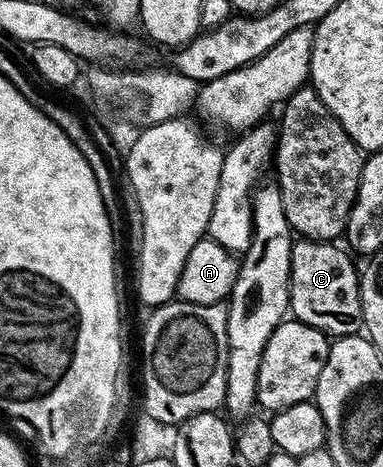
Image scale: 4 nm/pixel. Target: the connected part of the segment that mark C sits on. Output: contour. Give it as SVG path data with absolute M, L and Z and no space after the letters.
M299 238L290 249L290 305L289 314L302 323L312 325L328 337L356 335L363 330L362 289L359 268L354 268L351 256L334 247L333 242Z

